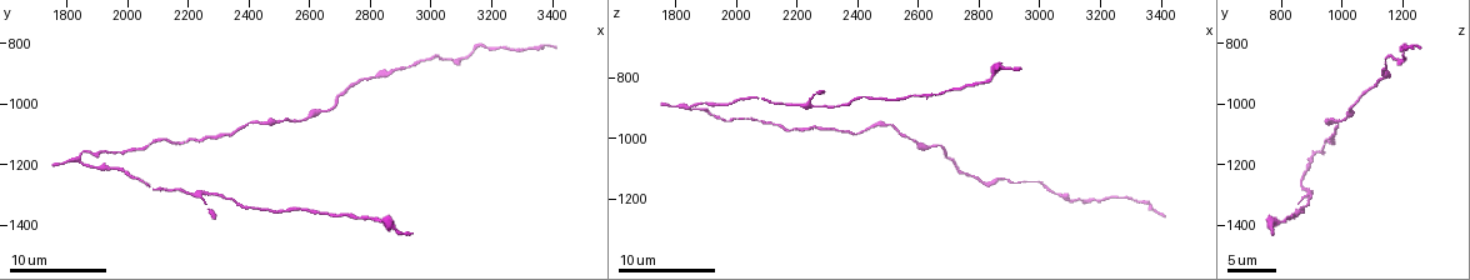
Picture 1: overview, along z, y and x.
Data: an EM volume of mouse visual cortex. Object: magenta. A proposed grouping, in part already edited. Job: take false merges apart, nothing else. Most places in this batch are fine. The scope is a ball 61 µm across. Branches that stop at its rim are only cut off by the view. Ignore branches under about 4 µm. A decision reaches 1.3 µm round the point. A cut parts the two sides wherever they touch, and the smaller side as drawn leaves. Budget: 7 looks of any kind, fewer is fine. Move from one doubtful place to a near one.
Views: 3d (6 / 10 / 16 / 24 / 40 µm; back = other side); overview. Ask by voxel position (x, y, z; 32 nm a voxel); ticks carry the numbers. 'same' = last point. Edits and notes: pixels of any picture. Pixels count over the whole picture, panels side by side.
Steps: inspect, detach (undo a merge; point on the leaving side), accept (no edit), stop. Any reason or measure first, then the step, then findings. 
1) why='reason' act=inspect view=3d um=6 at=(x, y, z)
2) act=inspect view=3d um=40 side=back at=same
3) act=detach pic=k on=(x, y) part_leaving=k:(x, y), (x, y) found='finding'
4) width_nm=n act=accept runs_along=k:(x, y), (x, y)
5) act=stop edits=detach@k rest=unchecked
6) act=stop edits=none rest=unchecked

why='thick turns thin' act=inspect view=3d um=16 at=(2880, 890, 1140)

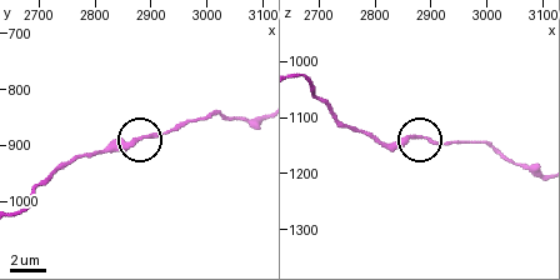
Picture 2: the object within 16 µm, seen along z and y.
act=inspect view=3d um=16 side=back at=(2875, 885, 1135)

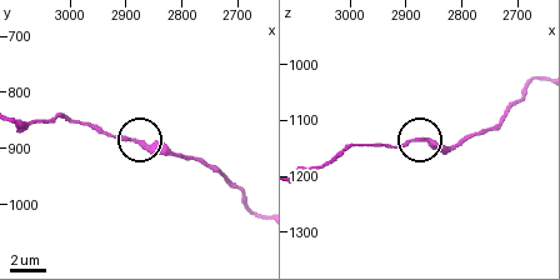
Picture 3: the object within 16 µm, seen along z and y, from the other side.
act=accept runs_along=3:(256, 215), (243, 193), (211, 168), (93, 130) found='all the same cell'

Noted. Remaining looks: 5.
why='thick turns thin' act=inspect view=3d um=10 at=(2650, 1020, 1020)

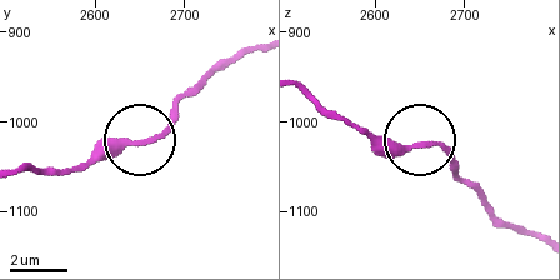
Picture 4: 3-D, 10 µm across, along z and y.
width_nm=240 act=accept found='all the same cell'

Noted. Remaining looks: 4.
why='narrows sharply' act=inspect view=3d um=10 at=(2410, 1350, 870)

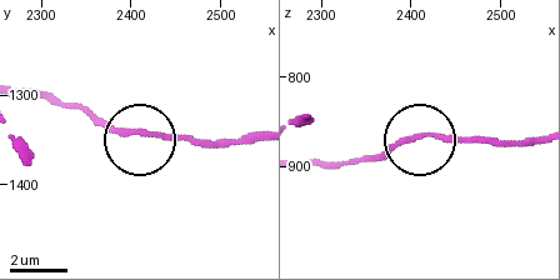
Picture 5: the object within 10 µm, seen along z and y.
act=accept runs_along=5:(25, 95), (83, 106), (146, 138), (209, 138) found='one cell here'

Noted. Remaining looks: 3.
act=stop edits=none rest=unchecked

